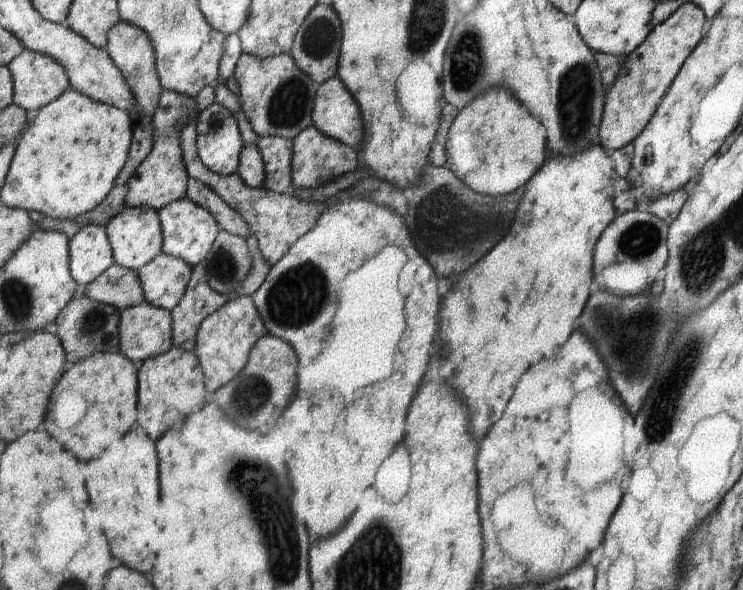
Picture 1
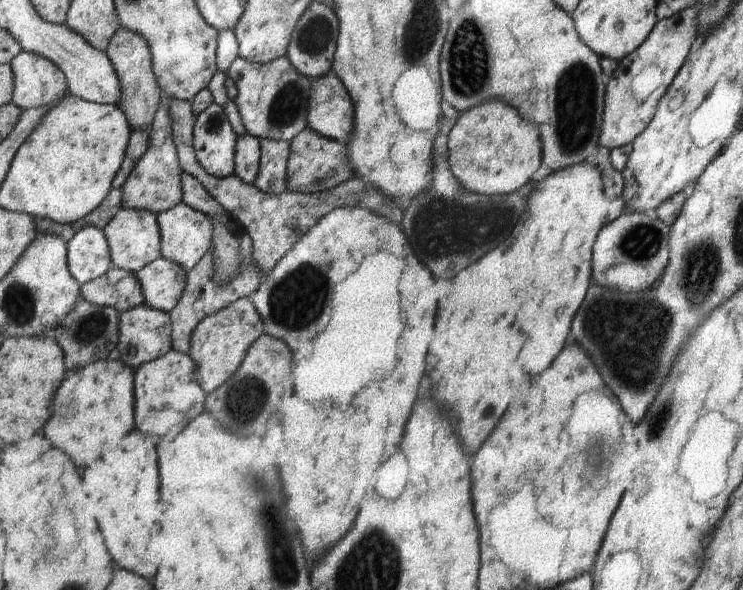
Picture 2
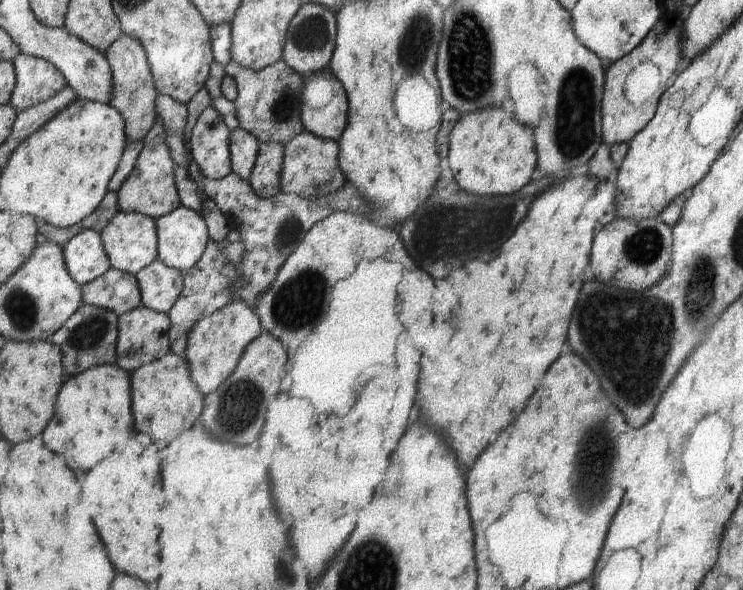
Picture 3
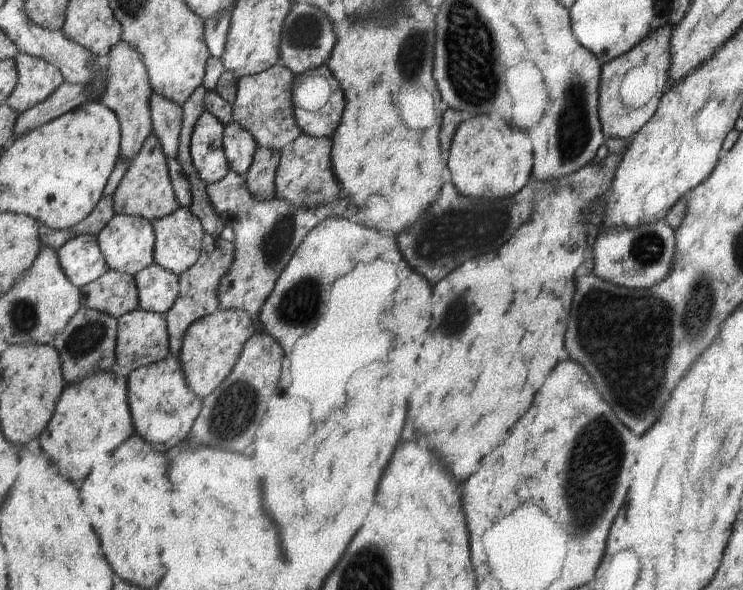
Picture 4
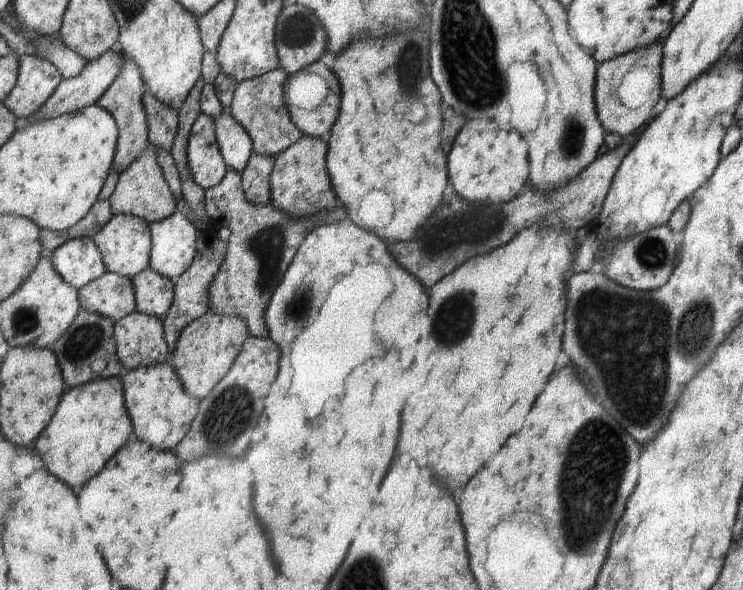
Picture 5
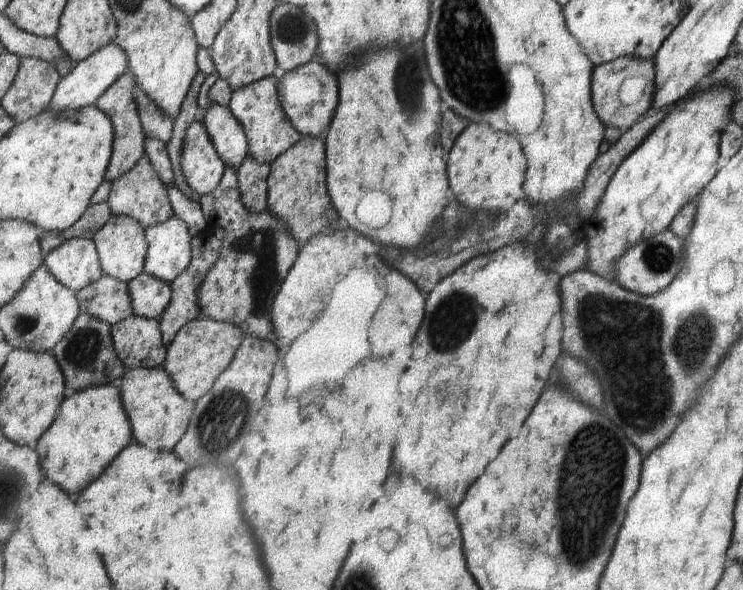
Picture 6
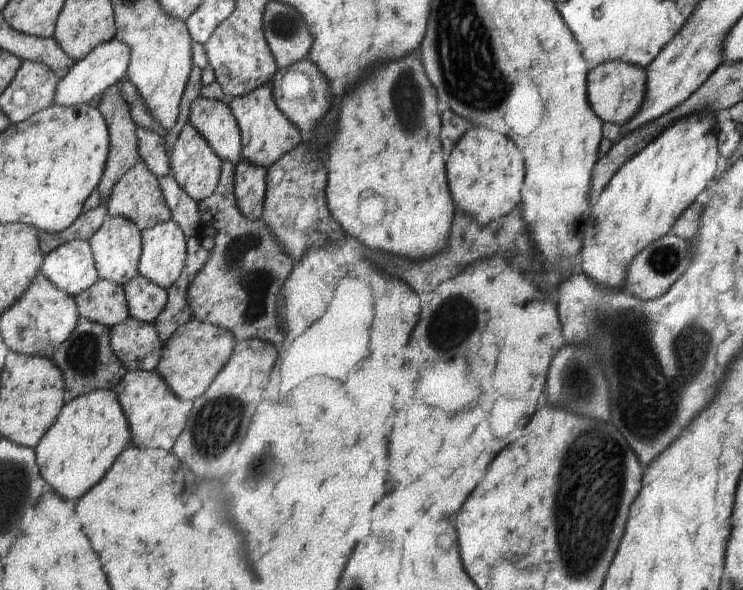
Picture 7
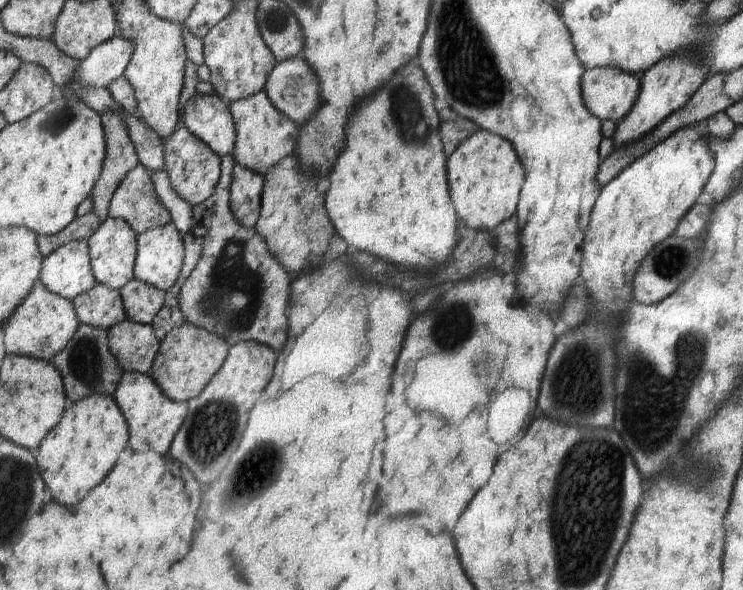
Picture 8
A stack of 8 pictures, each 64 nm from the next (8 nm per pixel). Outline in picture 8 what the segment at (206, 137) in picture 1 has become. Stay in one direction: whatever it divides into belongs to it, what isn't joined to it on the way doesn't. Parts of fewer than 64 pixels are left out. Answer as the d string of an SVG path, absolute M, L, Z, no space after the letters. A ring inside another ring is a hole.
M180 125L165 141L165 171L170 186L180 198L192 207L200 205L215 194L222 177L222 157L189 128Z

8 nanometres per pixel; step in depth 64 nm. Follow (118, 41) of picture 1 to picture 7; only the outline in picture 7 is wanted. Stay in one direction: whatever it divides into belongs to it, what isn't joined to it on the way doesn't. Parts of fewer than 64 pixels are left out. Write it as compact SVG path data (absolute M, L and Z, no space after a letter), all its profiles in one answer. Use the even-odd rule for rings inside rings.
M117 83L108 88L97 100L99 110L106 117L107 126L110 126L111 133L111 150L106 166L106 173L103 174L101 184L99 184L99 192L101 192L101 202L108 204L111 194L114 193L115 186L139 161L142 160L139 154L139 137L137 134L138 123L131 116L131 106L125 102L121 90L121 84Z

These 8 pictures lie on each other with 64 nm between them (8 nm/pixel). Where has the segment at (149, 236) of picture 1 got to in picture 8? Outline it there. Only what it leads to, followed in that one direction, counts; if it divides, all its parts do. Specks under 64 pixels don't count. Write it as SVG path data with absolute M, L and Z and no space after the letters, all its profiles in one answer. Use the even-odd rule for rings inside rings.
M109 217L99 230L88 240L91 264L99 284L107 284L113 290L120 290L135 279L135 262L138 254L138 234L130 222Z

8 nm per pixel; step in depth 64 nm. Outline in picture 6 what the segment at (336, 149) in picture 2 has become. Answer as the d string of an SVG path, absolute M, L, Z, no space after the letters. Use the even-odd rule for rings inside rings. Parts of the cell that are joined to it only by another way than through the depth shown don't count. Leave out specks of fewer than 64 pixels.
M303 136L291 150L287 150L270 164L268 211L287 226L289 234L299 243L299 253L317 234L341 230L343 226L339 211L335 210L334 202L331 200L326 152L324 137Z

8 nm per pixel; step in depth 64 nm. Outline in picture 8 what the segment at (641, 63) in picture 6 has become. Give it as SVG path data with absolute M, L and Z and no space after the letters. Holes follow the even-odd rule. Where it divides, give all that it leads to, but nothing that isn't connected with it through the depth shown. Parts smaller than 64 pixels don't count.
M592 68L583 74L583 102L599 120L615 123L631 110L640 75L633 76L616 68Z

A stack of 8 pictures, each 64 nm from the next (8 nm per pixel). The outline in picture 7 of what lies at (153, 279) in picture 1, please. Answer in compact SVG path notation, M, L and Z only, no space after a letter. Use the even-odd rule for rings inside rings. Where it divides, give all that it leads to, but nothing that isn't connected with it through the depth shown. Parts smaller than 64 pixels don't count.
M141 276L125 286L131 317L153 323L169 302L170 291Z

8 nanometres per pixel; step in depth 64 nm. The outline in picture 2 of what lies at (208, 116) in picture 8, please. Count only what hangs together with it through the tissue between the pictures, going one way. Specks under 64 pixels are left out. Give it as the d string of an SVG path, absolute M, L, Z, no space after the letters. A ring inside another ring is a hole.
M250 134L238 137L235 172L246 183L254 184L259 176L259 166L261 166L261 139Z

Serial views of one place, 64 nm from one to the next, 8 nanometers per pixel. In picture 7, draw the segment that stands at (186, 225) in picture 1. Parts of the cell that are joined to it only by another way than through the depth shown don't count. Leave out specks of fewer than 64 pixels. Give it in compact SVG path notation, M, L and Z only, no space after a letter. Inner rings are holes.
M170 220L142 231L143 254L139 274L163 288L171 288L187 264L189 245L183 228Z

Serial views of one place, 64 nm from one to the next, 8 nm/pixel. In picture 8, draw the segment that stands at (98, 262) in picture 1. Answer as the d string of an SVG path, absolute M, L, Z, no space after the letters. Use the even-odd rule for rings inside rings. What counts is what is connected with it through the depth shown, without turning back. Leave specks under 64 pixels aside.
M73 241L43 260L40 279L51 292L67 300L89 292L98 282L91 264L88 241Z

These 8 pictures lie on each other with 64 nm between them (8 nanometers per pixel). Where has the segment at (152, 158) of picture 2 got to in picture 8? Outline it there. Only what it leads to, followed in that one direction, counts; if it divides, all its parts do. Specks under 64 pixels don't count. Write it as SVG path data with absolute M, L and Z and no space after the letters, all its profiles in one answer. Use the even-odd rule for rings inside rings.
M139 163L131 174L127 174L110 206L110 217L130 222L137 234L172 223L171 212L159 199L149 172L143 163Z

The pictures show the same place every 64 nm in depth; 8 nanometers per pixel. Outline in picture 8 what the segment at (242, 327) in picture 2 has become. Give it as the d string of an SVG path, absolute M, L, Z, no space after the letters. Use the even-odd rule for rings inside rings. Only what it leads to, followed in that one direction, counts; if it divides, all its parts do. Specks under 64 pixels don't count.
M185 323L167 334L162 342L162 349L155 358L151 378L162 386L163 392L177 402L188 403L197 398L212 378L222 369L230 353L231 345L223 336L211 334L195 324Z

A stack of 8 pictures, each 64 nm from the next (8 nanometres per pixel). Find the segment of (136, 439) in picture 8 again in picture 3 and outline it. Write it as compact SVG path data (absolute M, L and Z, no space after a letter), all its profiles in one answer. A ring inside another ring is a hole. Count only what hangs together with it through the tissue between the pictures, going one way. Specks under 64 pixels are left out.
M167 354L161 360L143 365L133 376L133 406L137 430L149 434L159 444L173 442L179 434L189 430L203 414L206 396L191 378L190 362L185 355ZM145 418L145 420L143 420Z

